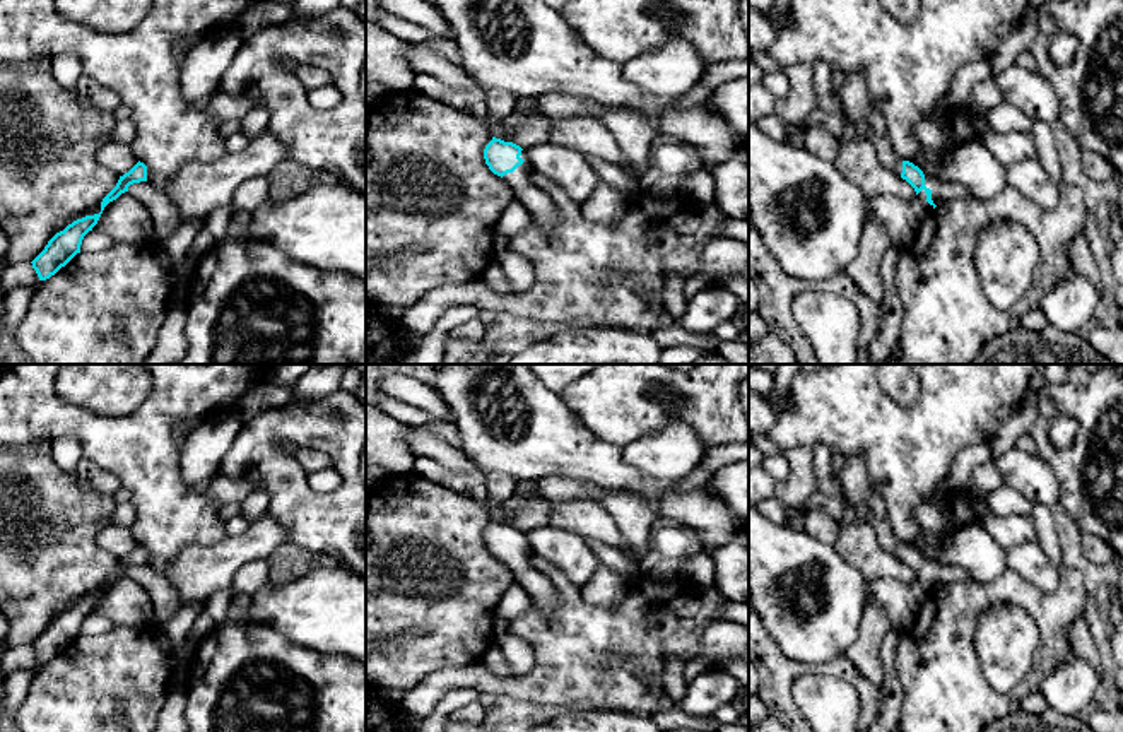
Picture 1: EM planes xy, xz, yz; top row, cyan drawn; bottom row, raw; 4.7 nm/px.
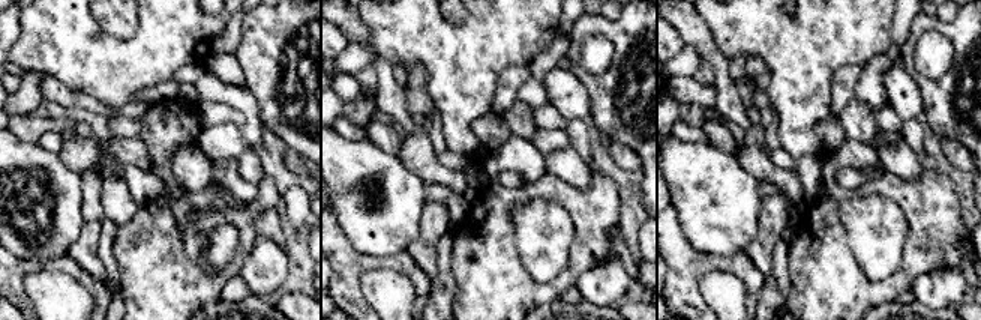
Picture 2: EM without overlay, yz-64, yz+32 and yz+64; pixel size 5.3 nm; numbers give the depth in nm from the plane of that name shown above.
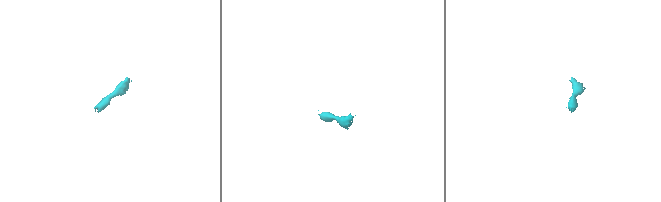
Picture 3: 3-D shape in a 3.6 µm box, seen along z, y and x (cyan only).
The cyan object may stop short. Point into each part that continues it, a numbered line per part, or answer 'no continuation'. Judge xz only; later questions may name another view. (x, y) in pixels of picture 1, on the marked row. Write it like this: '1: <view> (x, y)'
1: xz (539, 202)

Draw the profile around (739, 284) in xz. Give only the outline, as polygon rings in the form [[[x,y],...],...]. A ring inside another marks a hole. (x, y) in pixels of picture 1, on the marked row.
[[[749,270],[737,275],[714,275],[711,286],[720,286],[737,294],[742,303],[749,303]]]

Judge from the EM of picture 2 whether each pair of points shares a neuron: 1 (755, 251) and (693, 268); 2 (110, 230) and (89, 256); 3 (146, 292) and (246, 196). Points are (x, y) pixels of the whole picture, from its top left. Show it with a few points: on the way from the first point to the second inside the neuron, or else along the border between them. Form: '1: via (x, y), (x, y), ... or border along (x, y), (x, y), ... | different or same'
1: border along (743, 251), (764, 275) | different
2: border along (101, 218), (98, 254), (107, 278) | different
3: border along (258, 185), (258, 194), (245, 203) | different

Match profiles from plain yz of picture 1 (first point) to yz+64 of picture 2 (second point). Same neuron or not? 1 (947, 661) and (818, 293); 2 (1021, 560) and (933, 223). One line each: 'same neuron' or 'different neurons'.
1: same neuron
2: different neurons

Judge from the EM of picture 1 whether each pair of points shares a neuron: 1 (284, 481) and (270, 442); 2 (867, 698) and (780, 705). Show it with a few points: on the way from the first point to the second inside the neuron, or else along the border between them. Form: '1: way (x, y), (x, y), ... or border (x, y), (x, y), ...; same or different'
1: way (276, 471), (270, 466), (270, 452); same
2: way (846, 671), (797, 669), (788, 678); same

